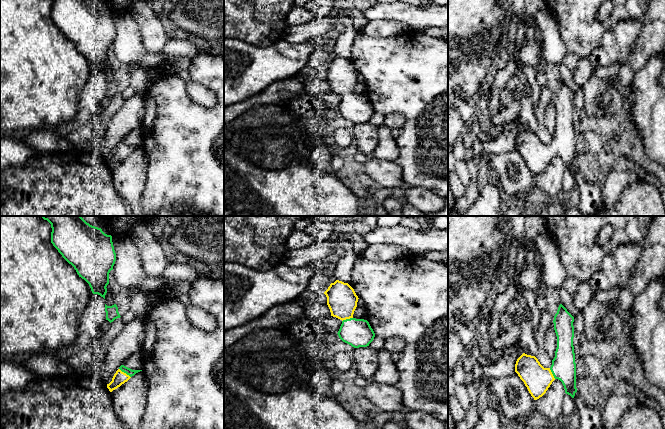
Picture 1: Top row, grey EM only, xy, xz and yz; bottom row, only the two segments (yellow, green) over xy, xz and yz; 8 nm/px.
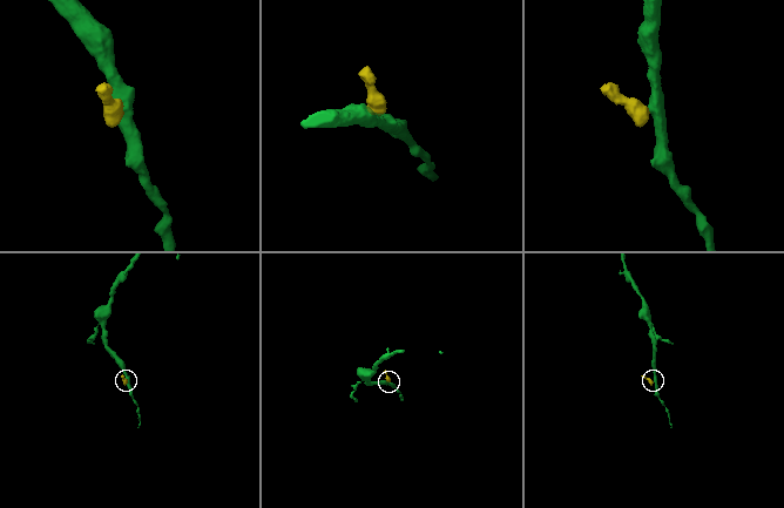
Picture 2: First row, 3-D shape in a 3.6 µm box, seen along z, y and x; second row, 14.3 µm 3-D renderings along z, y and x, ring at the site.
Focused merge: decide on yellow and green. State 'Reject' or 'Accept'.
Accept

